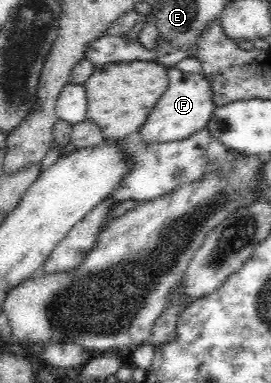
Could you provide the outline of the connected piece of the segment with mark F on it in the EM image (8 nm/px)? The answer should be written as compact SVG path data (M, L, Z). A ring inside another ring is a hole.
M176 67L166 69L169 79L167 90L137 131L140 141L146 145L173 140L183 140L203 130L216 110L210 81L203 73L185 73Z

